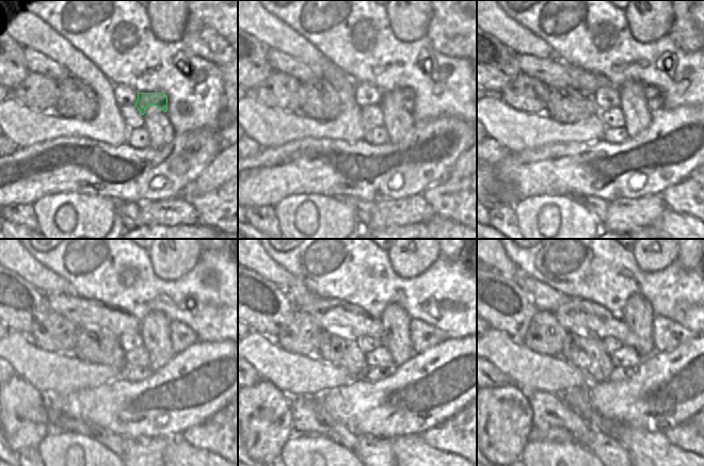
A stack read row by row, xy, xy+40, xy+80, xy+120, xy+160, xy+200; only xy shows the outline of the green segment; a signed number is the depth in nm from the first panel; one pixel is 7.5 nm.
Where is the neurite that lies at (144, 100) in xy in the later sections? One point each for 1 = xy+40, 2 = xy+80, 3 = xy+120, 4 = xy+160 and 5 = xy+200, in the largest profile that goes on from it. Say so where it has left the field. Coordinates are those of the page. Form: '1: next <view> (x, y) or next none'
1: next xy+40 (408, 94)
2: next xy+80 (654, 98)
3: next xy+120 (181, 336)
4: next xy+160 (424, 335)
5: next xy+200 (667, 335)

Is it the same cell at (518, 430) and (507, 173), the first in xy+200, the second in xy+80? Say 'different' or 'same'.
same

